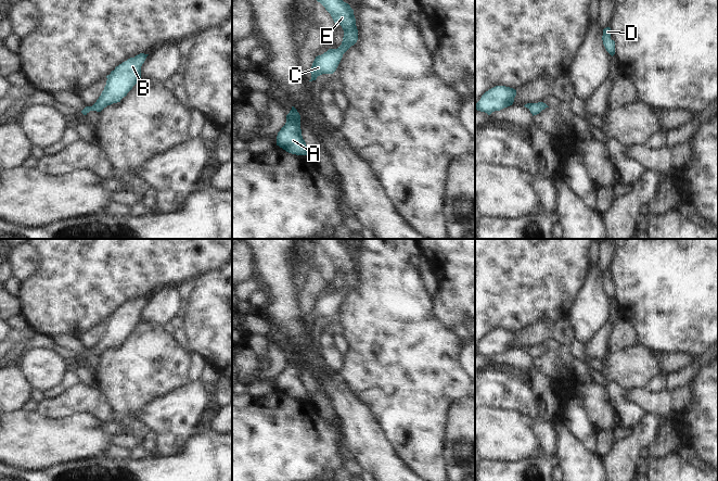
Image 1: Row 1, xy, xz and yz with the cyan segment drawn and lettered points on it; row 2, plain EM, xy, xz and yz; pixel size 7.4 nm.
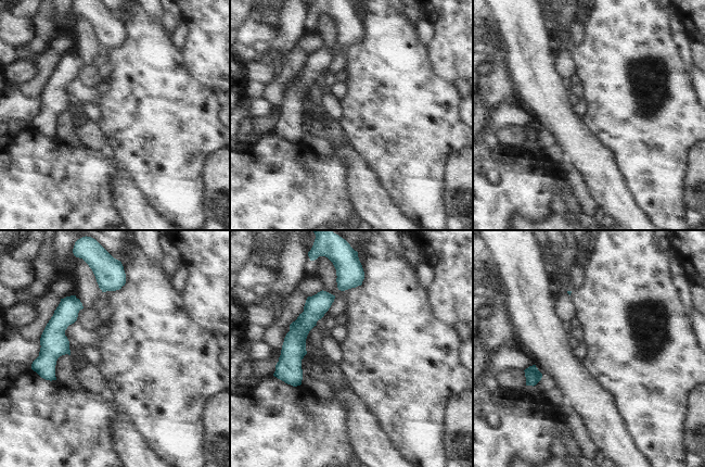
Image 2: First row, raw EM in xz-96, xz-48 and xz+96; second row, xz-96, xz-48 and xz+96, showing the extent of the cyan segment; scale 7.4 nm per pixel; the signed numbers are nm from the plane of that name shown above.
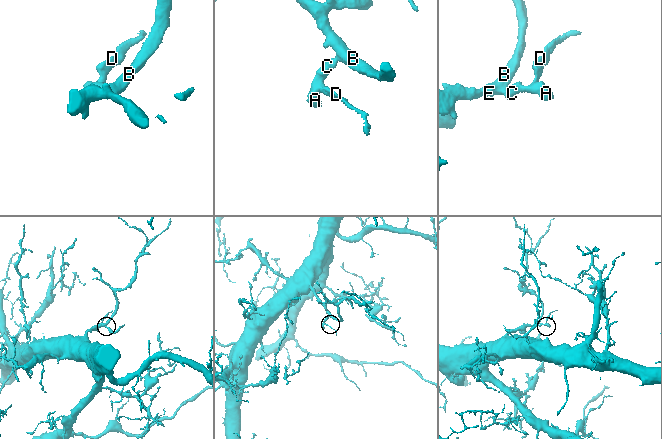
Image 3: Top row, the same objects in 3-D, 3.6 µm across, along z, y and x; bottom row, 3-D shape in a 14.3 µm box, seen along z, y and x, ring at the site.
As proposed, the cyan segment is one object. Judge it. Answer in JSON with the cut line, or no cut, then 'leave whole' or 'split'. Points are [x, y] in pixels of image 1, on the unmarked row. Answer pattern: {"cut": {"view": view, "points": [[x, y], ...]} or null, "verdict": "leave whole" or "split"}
{"cut": null, "verdict": "leave whole"}

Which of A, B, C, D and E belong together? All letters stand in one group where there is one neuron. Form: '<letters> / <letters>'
A B C D E

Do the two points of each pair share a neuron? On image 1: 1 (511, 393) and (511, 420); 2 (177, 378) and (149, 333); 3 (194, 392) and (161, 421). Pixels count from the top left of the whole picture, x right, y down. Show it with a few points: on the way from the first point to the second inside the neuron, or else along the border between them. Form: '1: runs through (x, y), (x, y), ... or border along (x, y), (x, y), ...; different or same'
1: border along (486, 406), (513, 409), (527, 414), (534, 420); different
2: runs through (166, 367), (164, 358), (150, 344); same
3: runs through (186, 401), (169, 417); same

